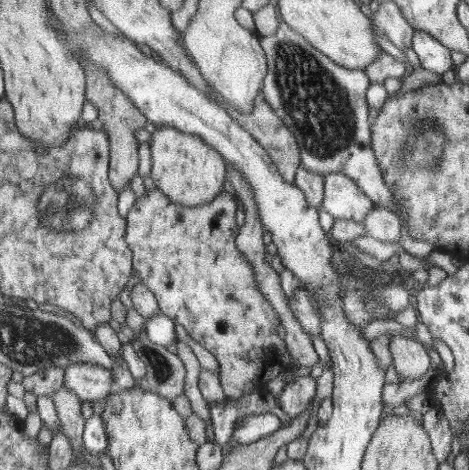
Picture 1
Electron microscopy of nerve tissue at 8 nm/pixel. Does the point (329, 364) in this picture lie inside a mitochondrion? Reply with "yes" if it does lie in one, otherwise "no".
no

